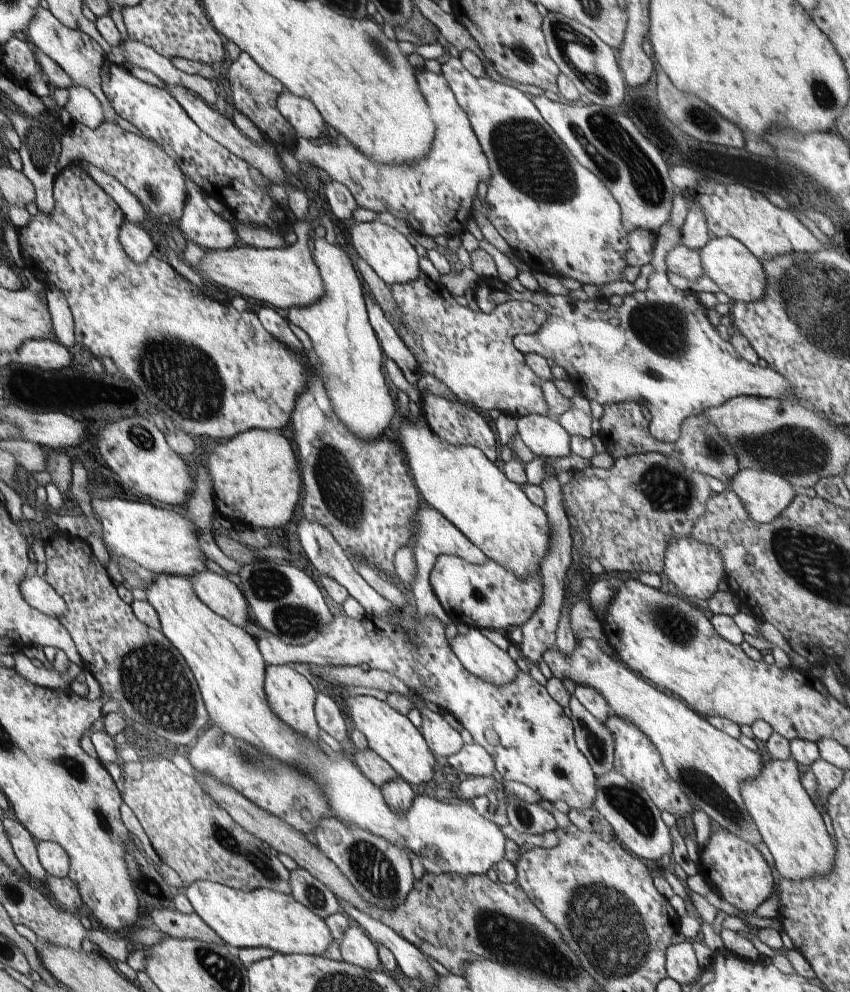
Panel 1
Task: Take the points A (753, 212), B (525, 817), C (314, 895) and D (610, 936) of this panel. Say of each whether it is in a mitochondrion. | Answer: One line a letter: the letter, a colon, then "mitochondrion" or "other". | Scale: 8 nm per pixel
A: other
B: mitochondrion
C: mitochondrion
D: mitochondrion

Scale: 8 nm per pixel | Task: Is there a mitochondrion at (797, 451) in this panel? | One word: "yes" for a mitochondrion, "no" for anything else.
yes

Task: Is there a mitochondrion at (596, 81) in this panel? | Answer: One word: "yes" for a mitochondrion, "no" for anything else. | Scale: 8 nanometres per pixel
yes

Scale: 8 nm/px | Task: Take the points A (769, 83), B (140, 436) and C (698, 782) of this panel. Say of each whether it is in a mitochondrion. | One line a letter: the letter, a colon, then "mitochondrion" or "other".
A: other
B: mitochondrion
C: mitochondrion

